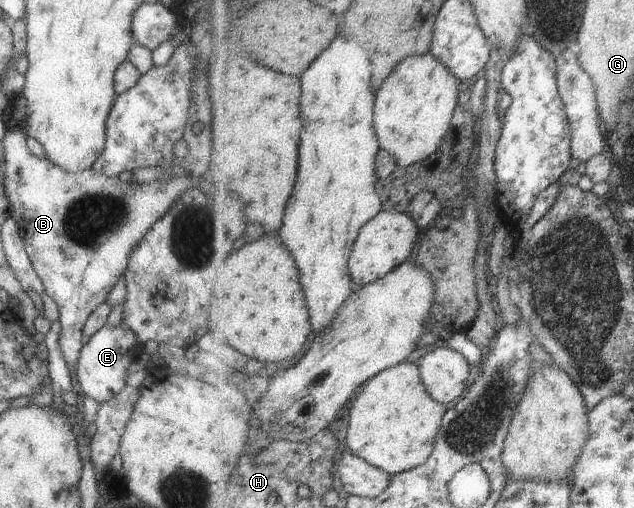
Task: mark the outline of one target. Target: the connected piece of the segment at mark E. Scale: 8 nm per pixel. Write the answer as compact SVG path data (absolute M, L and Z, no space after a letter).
M122 321L115 327L105 323L90 336L79 351L75 374L78 384L75 388L82 395L91 397L97 403L110 399L121 387L124 387L126 375L130 372L128 365L139 355L140 344L137 343L135 332L126 327Z

